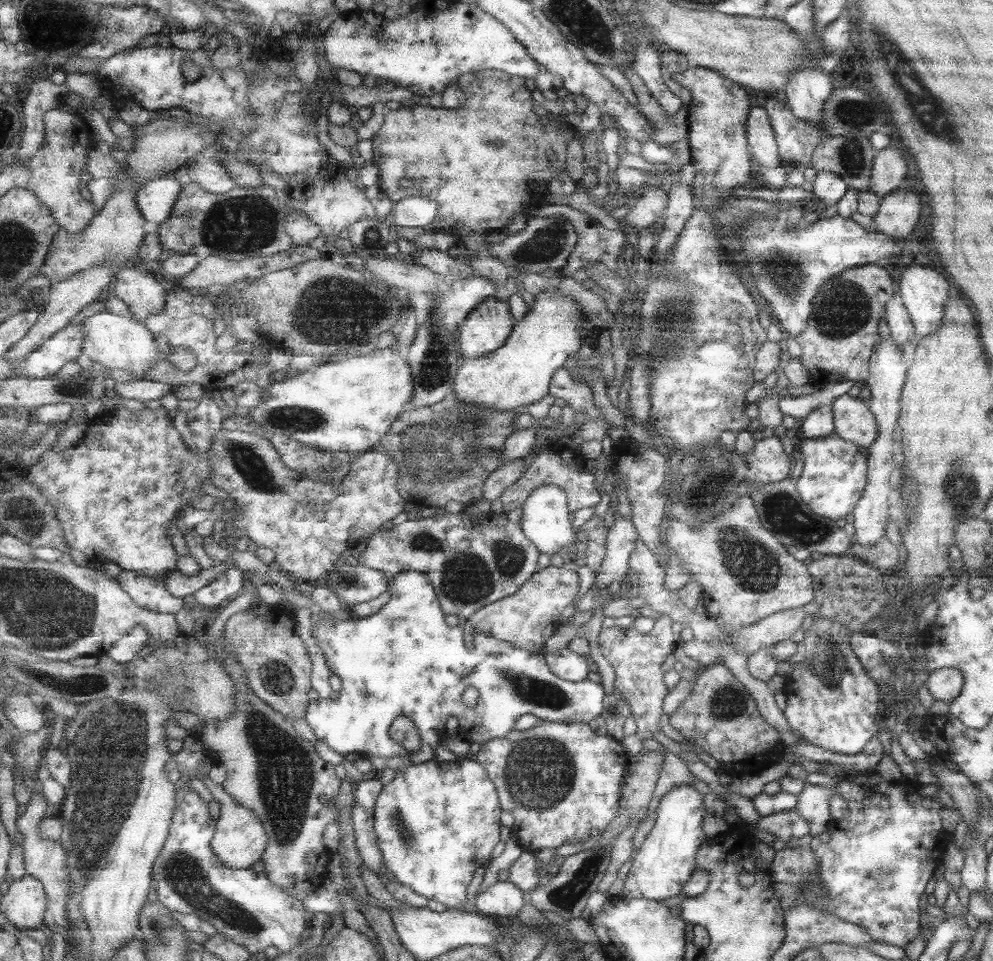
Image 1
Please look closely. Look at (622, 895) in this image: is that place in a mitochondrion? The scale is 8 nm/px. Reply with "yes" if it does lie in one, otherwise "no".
no

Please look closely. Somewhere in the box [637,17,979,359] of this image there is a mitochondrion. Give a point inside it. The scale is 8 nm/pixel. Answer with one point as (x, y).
(928, 110)

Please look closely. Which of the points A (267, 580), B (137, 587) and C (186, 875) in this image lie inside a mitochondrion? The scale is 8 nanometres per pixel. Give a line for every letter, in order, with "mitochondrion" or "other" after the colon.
A: other
B: other
C: mitochondrion

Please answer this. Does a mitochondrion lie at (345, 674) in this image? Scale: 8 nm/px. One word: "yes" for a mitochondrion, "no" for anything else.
no

